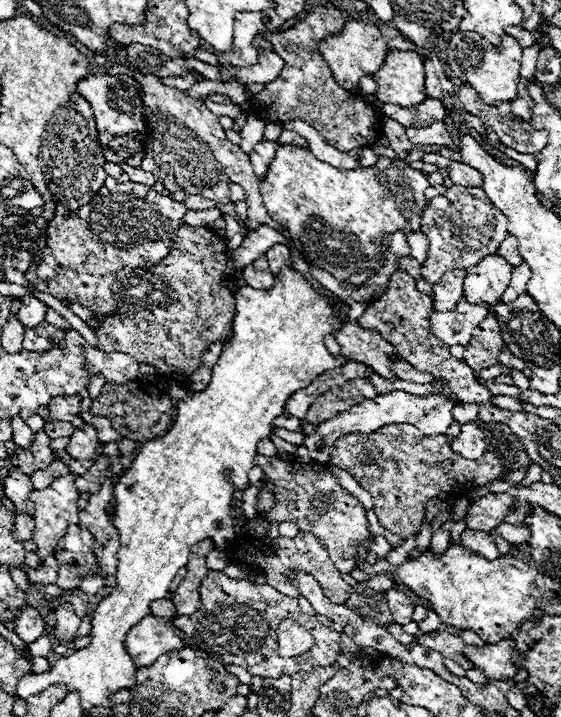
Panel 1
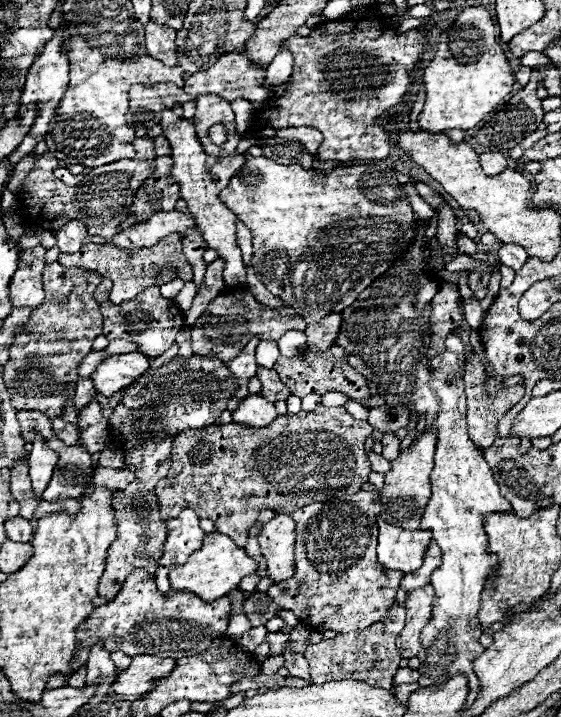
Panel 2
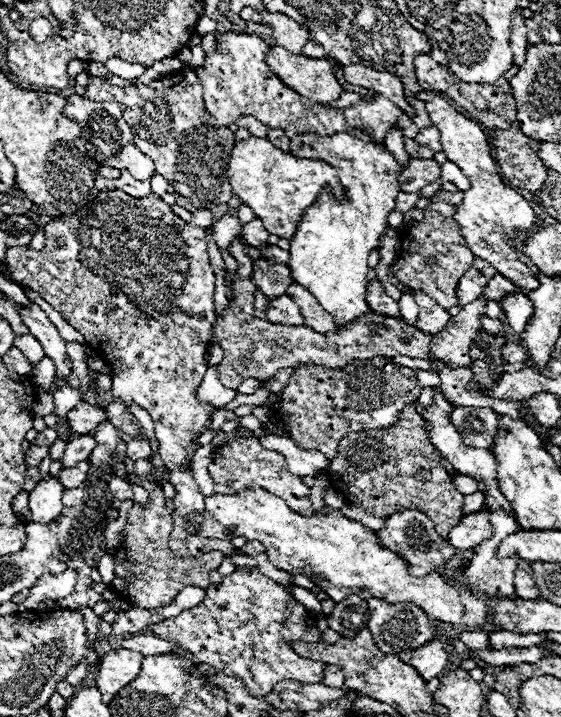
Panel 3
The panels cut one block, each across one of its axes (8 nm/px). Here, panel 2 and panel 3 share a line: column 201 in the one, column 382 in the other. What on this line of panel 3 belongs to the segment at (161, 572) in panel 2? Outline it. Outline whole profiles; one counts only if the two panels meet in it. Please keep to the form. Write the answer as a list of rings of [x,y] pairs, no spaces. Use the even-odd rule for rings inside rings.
[[[400,510],[396,514],[390,514],[390,518],[386,518],[384,522],[386,522],[384,528],[372,530],[372,532],[376,534],[376,538],[380,538],[380,544],[384,548],[400,554],[408,562],[408,572],[412,576],[424,576],[454,556],[456,548],[452,548],[448,540],[442,540],[442,536],[434,530],[432,520],[428,520],[422,512]]]

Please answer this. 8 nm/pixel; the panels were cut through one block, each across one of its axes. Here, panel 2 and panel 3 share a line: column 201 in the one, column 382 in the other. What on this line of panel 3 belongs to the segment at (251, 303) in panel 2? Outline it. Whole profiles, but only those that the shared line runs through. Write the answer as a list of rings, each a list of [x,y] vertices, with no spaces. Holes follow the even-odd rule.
[[[234,278],[234,304],[224,310],[224,316],[216,320],[212,344],[218,344],[224,350],[224,358],[218,364],[220,382],[226,388],[236,390],[242,380],[256,378],[256,380],[270,380],[276,370],[302,366],[302,364],[322,364],[328,368],[344,368],[352,360],[362,358],[378,358],[378,356],[410,356],[410,358],[430,358],[430,338],[428,334],[412,328],[402,320],[386,318],[374,314],[372,310],[338,332],[332,334],[316,334],[308,326],[284,326],[284,324],[270,324],[254,316],[254,292],[256,286],[252,280]]]

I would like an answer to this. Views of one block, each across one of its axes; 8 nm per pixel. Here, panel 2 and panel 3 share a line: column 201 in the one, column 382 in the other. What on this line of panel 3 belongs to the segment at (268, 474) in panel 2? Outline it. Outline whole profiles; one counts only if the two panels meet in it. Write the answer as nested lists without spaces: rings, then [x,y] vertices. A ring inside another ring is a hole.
[[[410,406],[400,412],[396,424],[390,428],[362,430],[340,438],[328,478],[350,504],[368,514],[386,518],[402,508],[426,514],[442,538],[448,538],[450,528],[464,518],[464,496],[456,490],[450,472],[440,464],[438,450],[428,440],[424,418]]]

